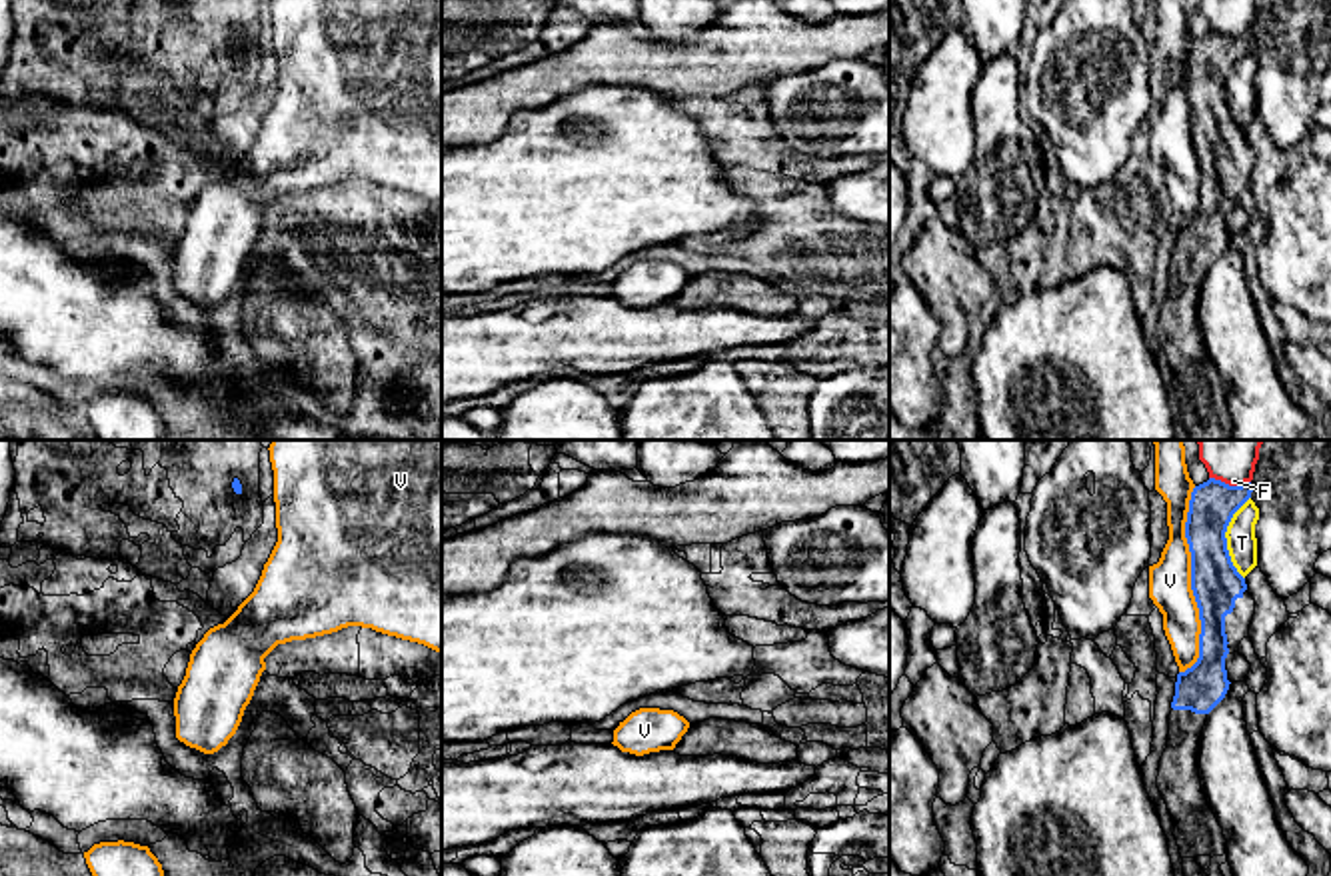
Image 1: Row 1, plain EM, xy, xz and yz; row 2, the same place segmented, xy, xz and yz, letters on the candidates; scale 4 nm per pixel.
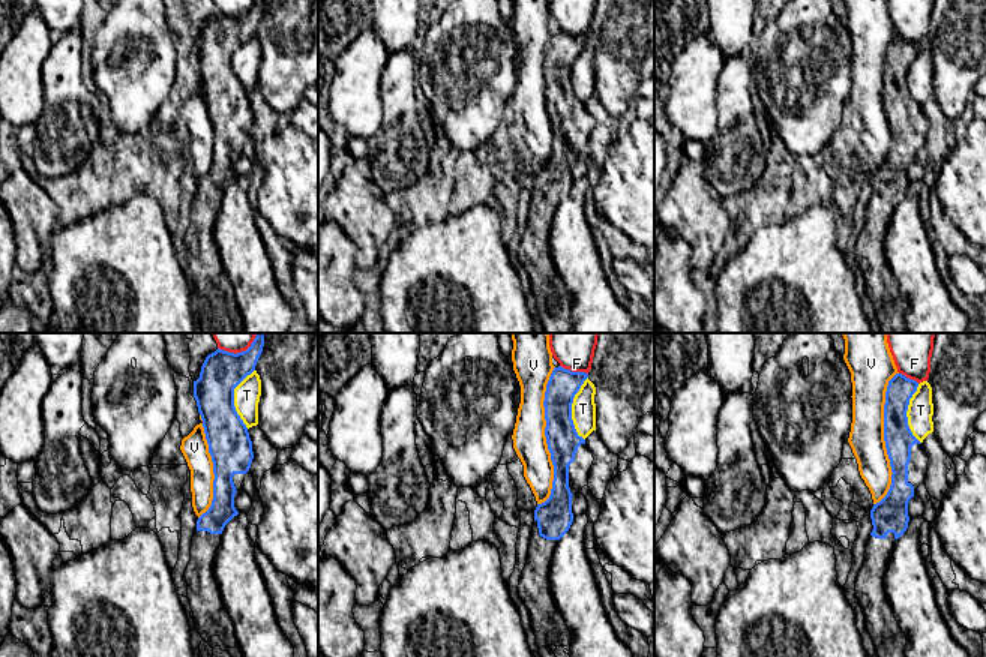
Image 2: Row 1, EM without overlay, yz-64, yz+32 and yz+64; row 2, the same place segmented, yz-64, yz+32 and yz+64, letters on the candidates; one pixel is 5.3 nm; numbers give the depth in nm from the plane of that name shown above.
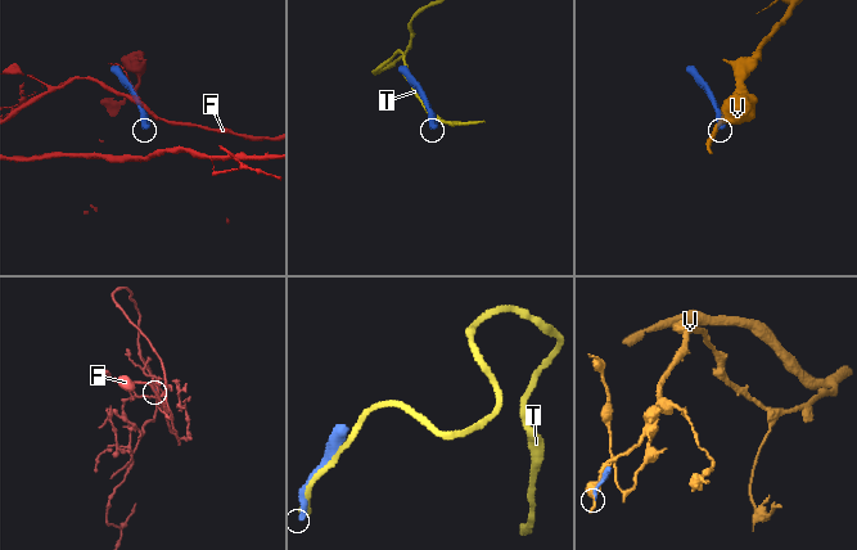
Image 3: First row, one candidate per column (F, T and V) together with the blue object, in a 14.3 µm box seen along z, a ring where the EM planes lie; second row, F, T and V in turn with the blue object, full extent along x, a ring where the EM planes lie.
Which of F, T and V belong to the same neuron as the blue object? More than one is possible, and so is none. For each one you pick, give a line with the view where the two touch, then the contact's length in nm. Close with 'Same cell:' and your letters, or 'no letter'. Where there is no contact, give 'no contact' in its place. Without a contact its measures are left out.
Same cell: no letter

